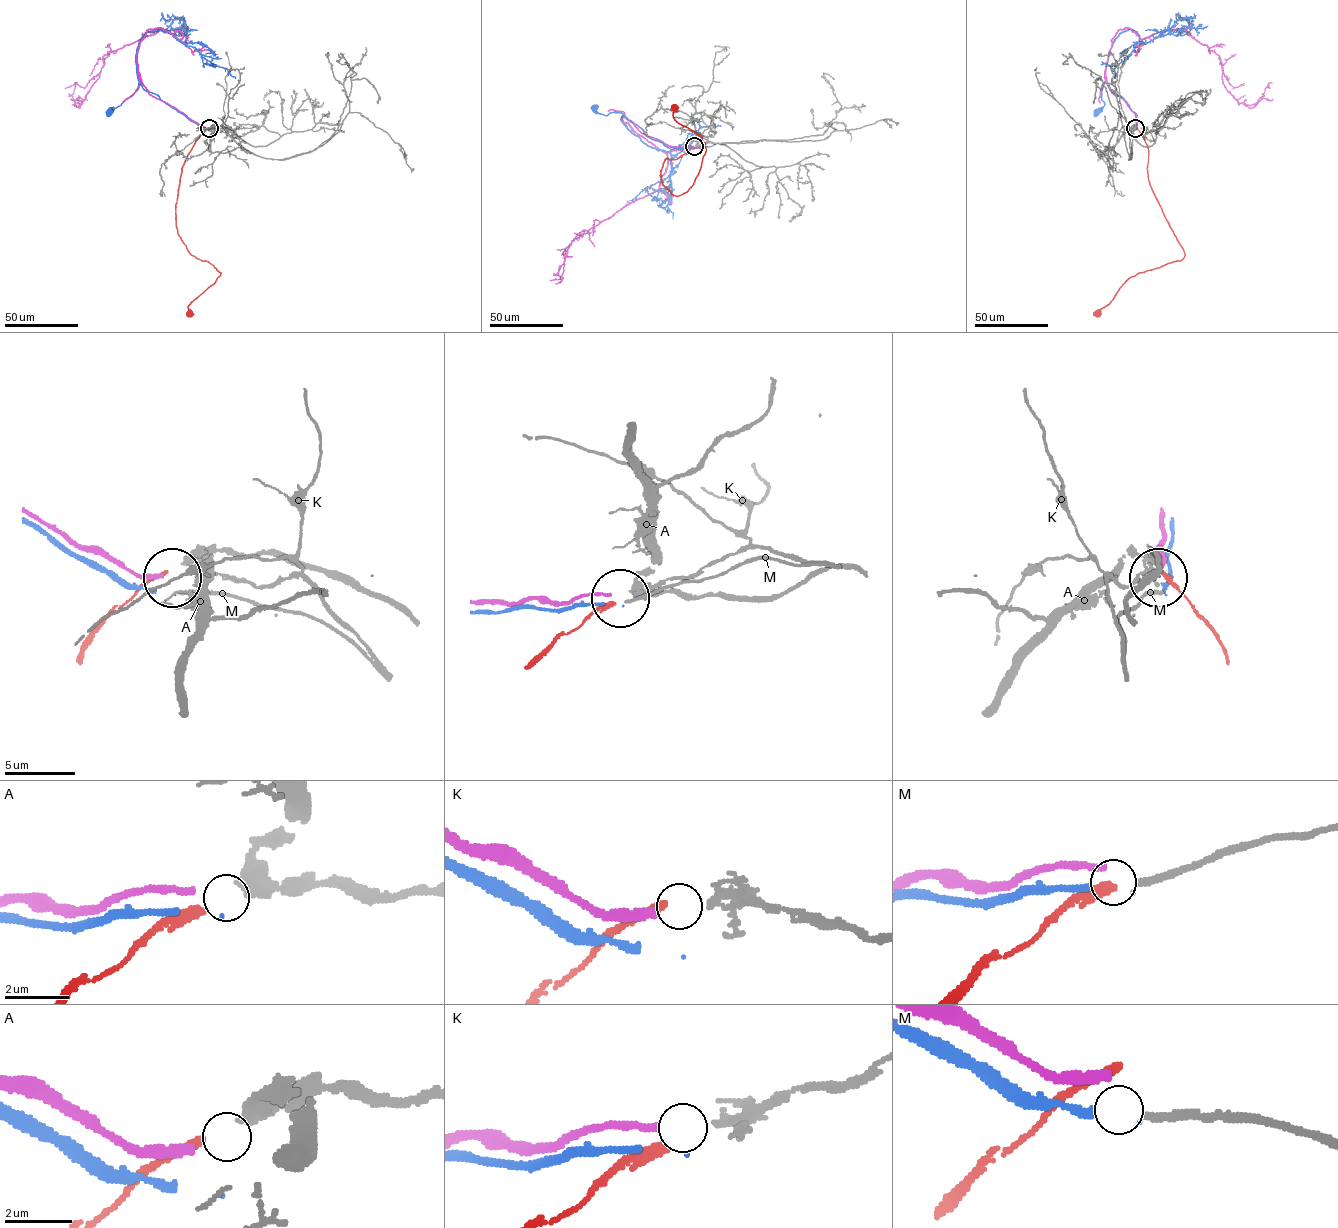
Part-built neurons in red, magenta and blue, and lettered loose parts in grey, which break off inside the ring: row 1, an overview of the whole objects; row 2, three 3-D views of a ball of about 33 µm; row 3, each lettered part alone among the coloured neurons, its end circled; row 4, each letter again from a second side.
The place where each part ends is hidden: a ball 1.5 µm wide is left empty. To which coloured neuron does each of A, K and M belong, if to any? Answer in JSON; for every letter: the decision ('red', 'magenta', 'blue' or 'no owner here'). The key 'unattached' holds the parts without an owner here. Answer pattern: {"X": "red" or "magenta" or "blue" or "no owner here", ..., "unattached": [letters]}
{"A": "red", "K": "magenta", "M": "no owner here", "unattached": ["M"]}

